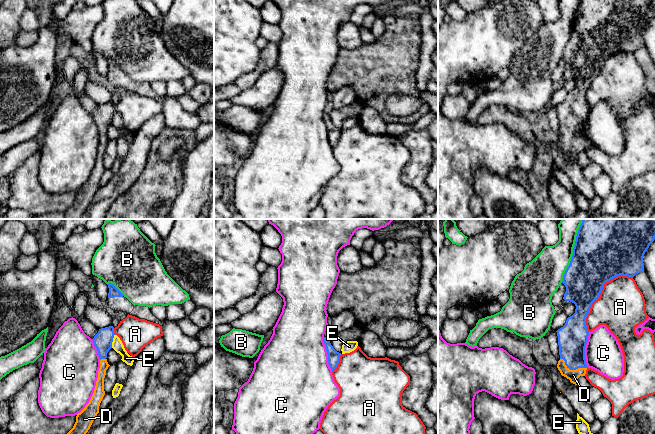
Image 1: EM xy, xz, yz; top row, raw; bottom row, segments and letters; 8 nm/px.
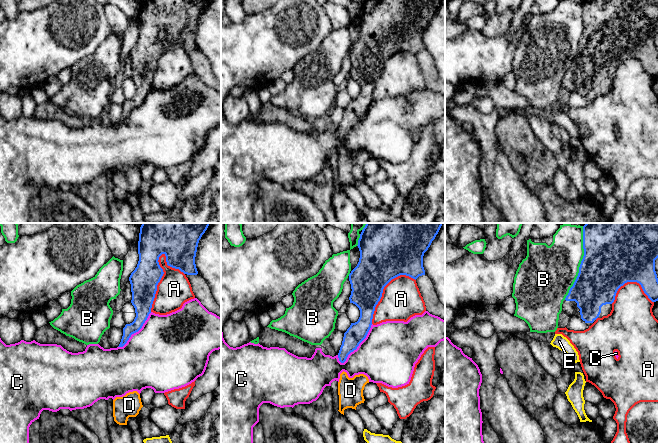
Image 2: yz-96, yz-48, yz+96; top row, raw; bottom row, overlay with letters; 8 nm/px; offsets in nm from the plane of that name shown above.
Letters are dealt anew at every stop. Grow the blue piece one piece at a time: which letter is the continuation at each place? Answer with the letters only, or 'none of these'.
D

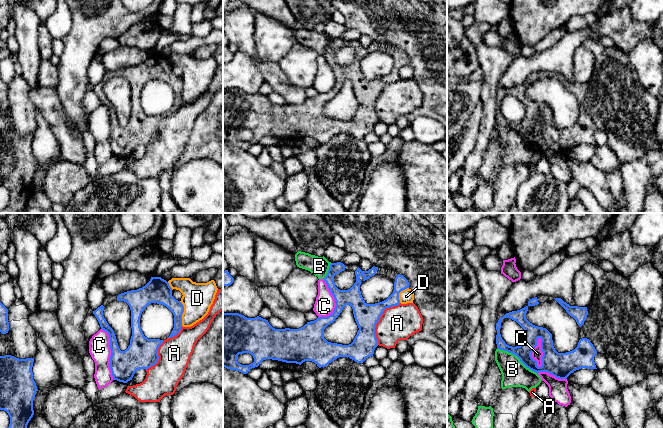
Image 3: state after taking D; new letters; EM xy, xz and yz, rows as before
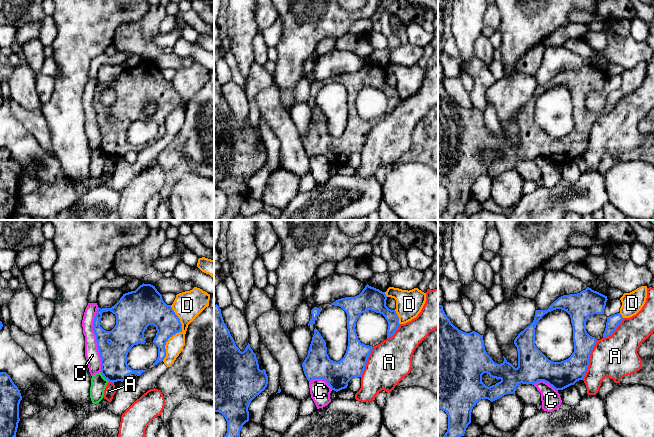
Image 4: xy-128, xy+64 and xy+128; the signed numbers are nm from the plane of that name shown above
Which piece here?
none of these

